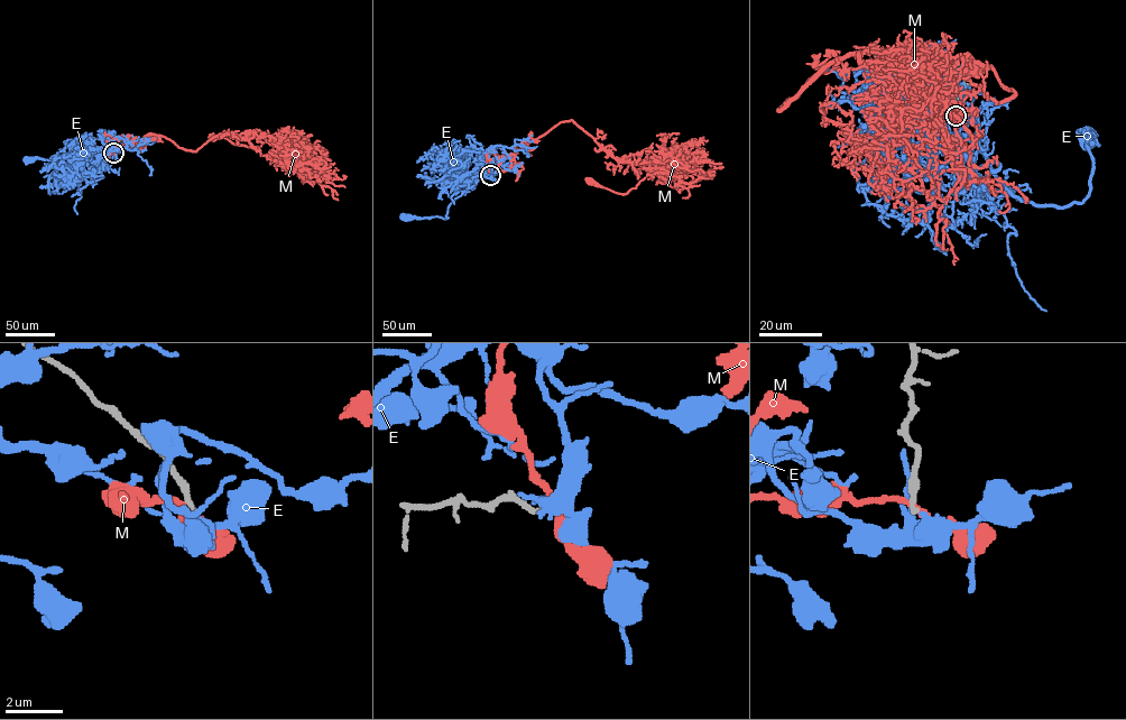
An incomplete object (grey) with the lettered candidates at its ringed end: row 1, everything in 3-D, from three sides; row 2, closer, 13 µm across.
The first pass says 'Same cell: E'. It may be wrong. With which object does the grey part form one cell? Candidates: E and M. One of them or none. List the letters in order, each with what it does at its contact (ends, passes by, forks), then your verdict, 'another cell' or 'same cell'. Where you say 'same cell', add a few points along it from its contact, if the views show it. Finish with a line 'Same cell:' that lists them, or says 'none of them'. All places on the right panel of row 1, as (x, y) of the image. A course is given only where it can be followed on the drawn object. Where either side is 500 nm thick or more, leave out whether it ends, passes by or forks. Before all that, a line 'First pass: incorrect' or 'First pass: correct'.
First pass: incorrect
E: it passes by; another cell
M: it passes by; another cell
Same cell: none of them

